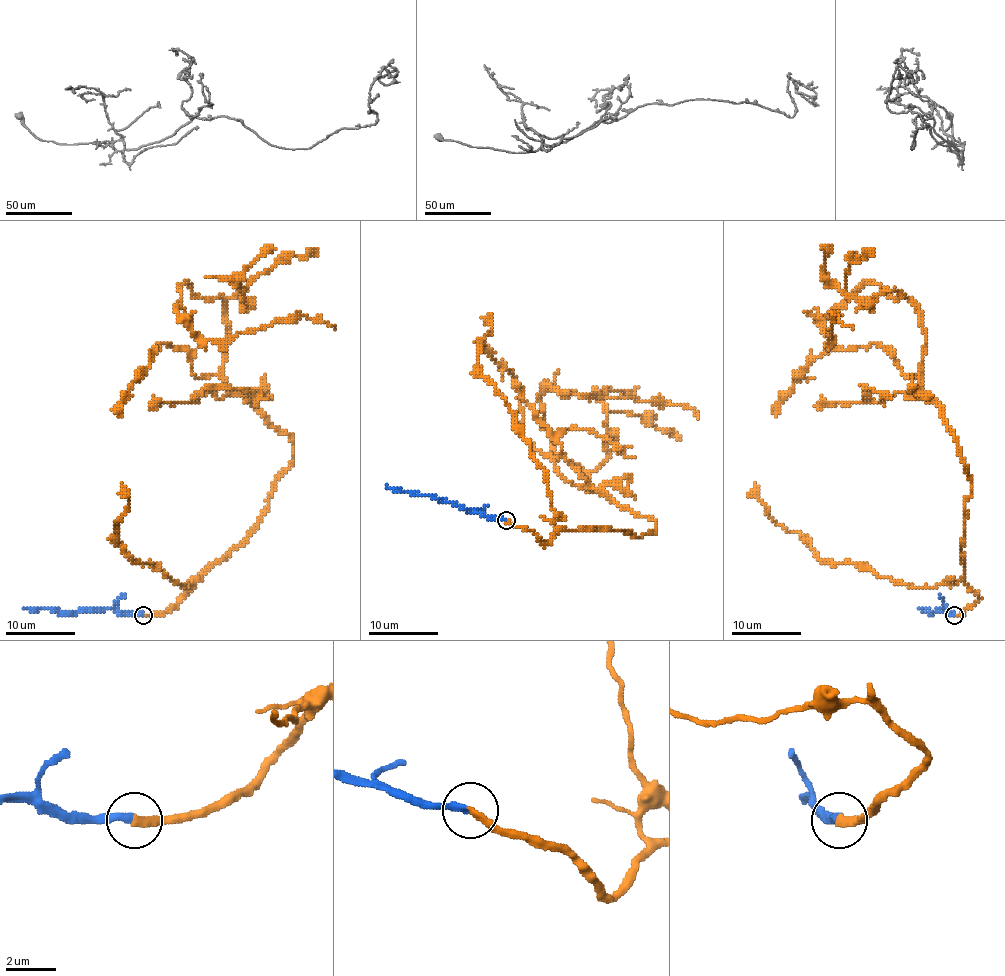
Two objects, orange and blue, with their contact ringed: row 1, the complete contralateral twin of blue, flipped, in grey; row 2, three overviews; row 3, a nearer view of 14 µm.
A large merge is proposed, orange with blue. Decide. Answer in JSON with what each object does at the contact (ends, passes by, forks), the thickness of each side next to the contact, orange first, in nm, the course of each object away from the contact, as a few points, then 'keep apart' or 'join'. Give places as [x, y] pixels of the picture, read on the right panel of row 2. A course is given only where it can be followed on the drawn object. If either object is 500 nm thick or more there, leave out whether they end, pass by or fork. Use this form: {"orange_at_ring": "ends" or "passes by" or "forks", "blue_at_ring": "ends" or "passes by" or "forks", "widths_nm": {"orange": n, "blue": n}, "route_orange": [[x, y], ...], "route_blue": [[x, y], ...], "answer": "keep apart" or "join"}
{"orange_at_ring": "ends", "blue_at_ring": "ends", "widths_nm": {"orange": 320, "blue": 300}, "route_orange": [[954, 614], [972, 476], [921, 387], [920, 310], [865, 281], [822, 321], [851, 328]], "route_blue": [[954, 614], [946, 609], [930, 613], [921, 607]], "answer": "join"}

